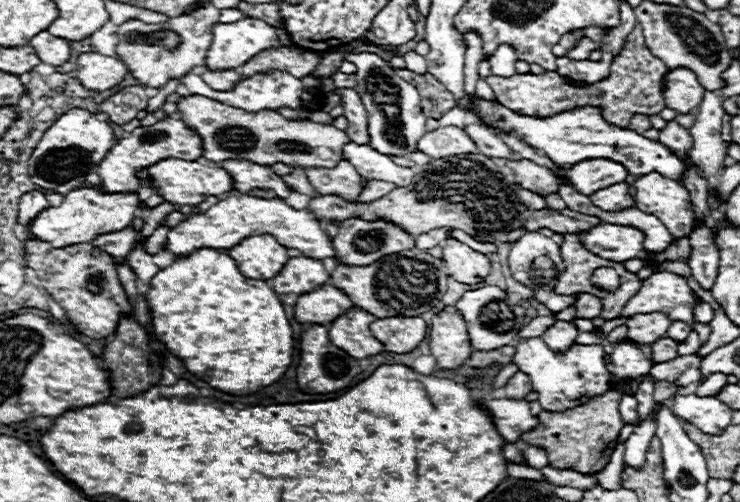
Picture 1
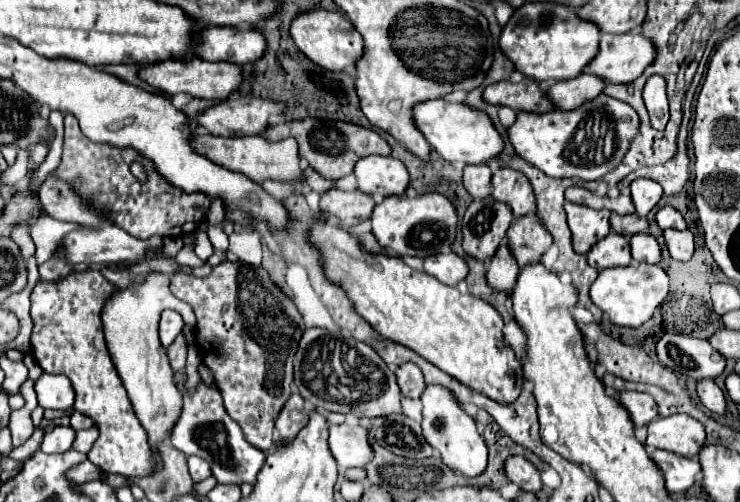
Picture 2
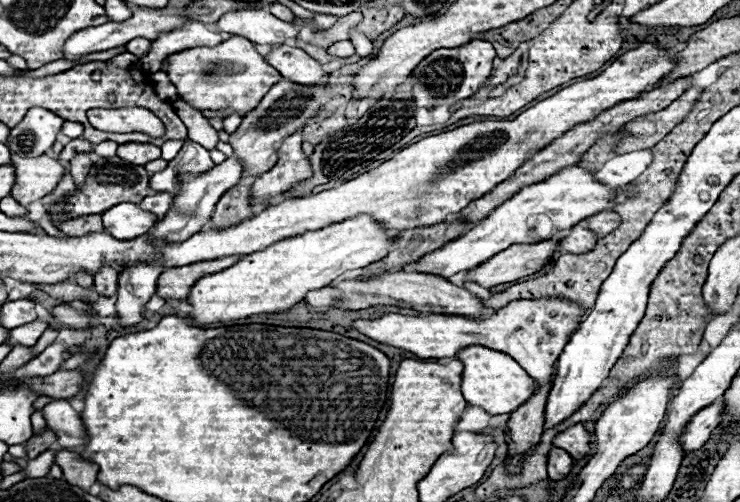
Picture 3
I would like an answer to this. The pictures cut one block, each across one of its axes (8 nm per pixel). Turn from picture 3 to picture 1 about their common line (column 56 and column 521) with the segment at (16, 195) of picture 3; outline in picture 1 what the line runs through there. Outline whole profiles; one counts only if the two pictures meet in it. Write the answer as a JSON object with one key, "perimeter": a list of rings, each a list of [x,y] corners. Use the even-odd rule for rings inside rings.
{"perimeter":[[[510,160],[508,168],[514,172],[518,184],[540,196],[557,193],[562,182],[550,168],[534,164],[530,160]]]}

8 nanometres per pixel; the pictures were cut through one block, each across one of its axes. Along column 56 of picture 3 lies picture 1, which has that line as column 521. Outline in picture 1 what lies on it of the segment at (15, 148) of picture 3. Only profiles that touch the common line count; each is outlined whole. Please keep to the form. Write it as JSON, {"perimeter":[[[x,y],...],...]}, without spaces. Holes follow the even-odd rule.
{"perimeter":[[[474,100],[474,106],[478,108],[480,116],[486,118],[488,122],[498,126],[498,120],[502,118],[502,126],[506,132],[514,132],[514,134],[522,134],[526,136],[526,142],[532,148],[542,150],[554,164],[562,166],[574,166],[578,164],[578,160],[590,160],[594,156],[610,156],[610,160],[622,160],[622,164],[626,164],[626,168],[630,168],[630,174],[634,176],[642,176],[646,172],[658,172],[662,176],[670,176],[672,180],[680,180],[686,164],[676,158],[674,154],[670,154],[668,148],[664,148],[658,142],[652,142],[648,138],[644,138],[642,134],[636,134],[634,130],[624,130],[624,128],[614,128],[610,124],[604,122],[600,108],[576,108],[576,110],[568,110],[562,112],[558,116],[552,118],[534,118],[534,116],[520,116],[516,112],[510,112],[508,108],[504,108],[502,104],[486,104],[486,102],[478,102]]]}

